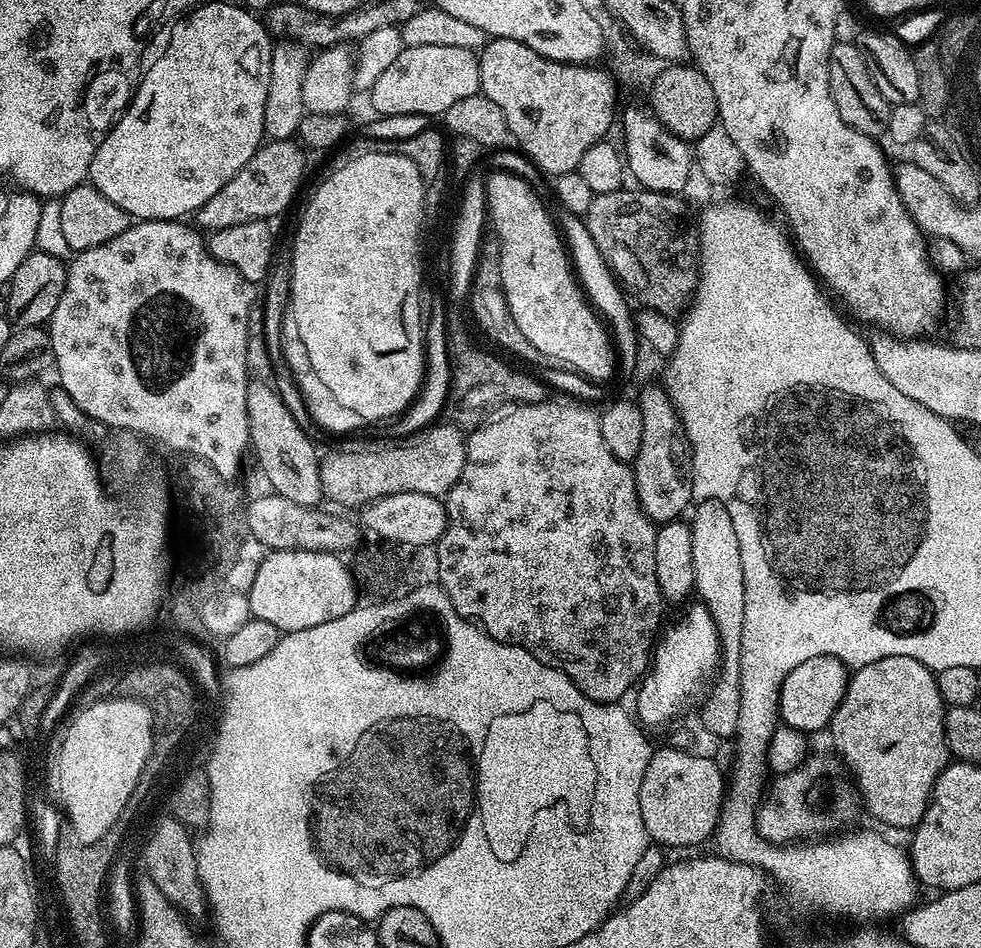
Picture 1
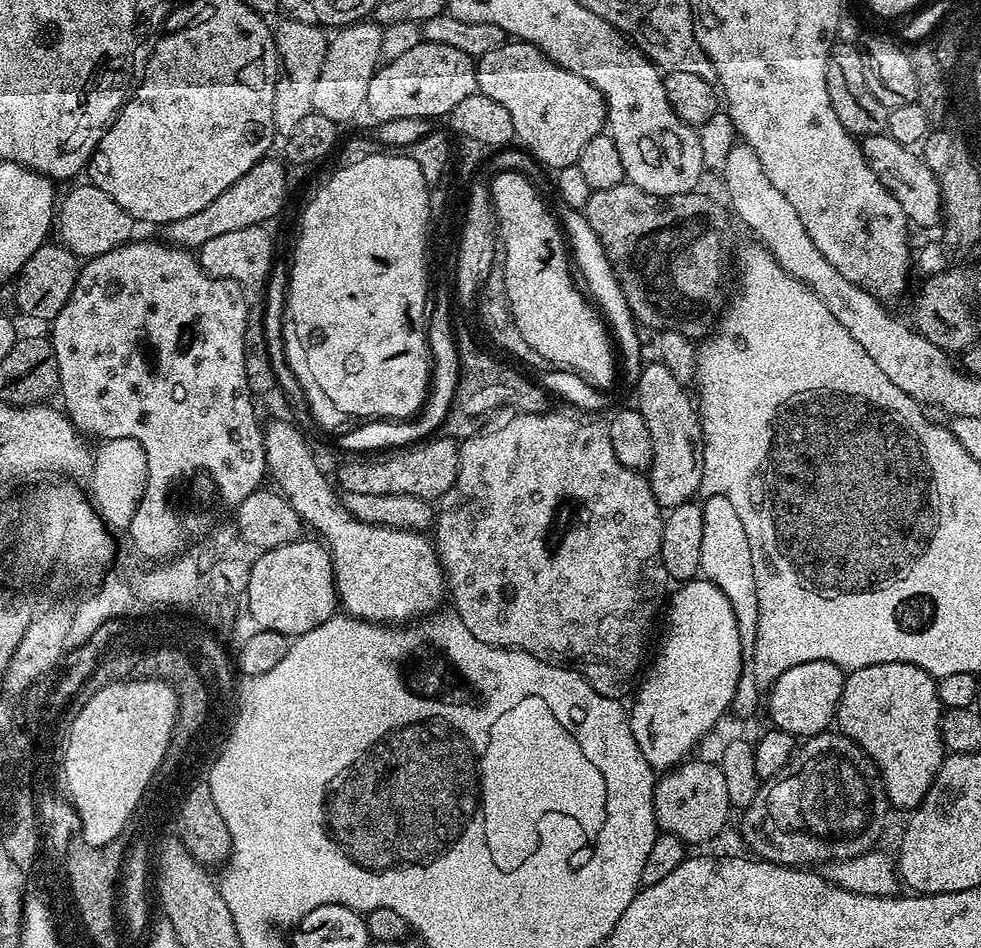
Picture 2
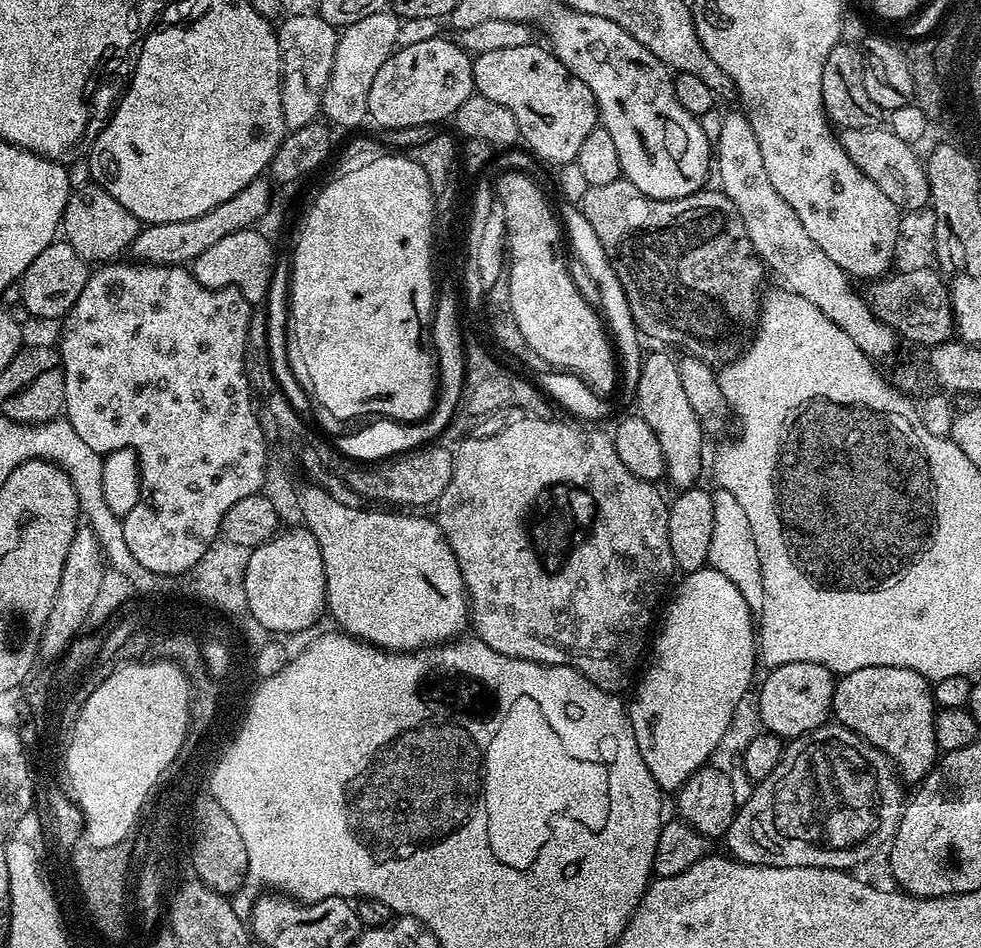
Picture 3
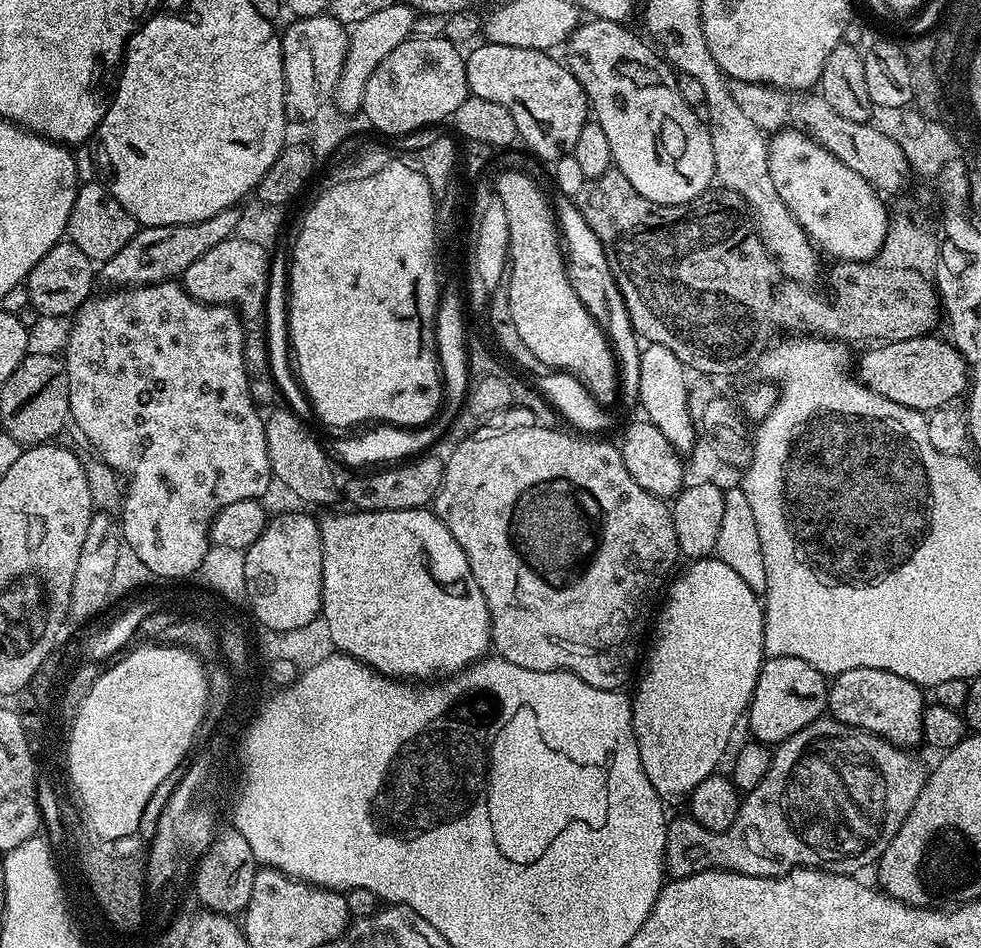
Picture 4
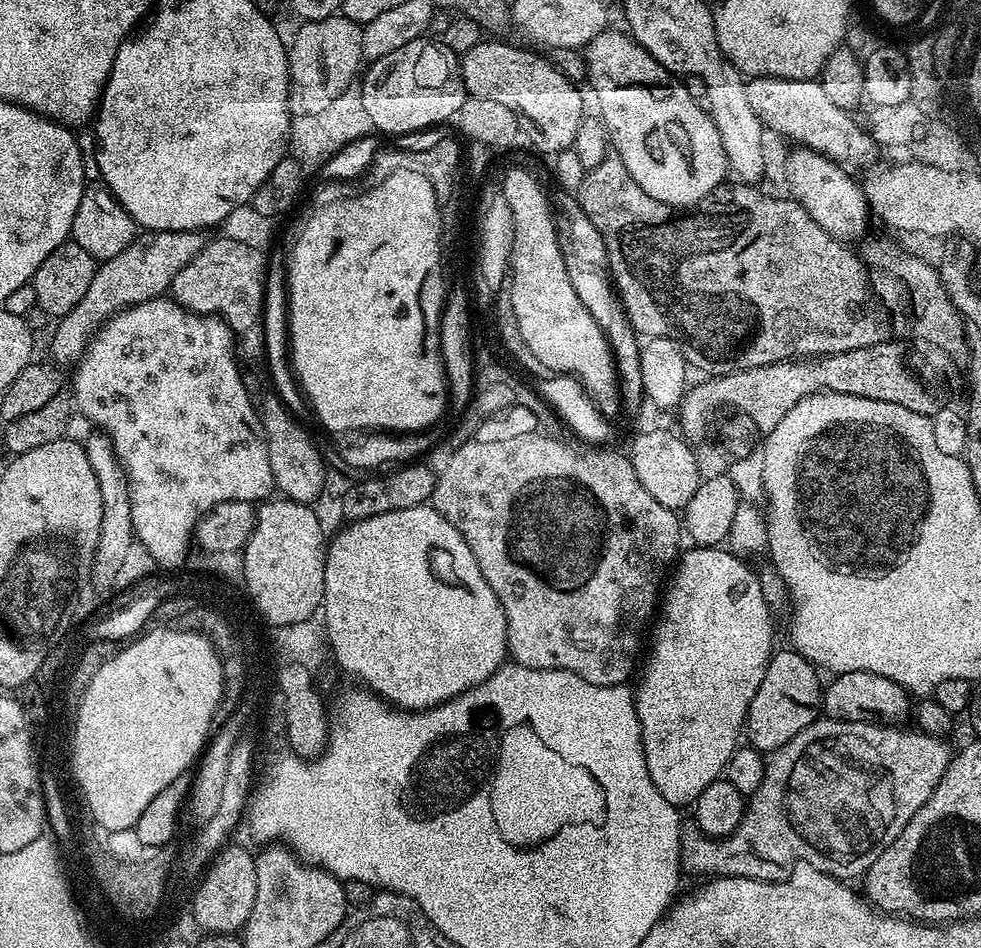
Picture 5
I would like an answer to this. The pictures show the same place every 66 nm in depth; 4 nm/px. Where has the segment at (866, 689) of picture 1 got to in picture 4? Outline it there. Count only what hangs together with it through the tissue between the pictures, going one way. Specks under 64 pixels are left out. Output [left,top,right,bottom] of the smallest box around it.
[827,668,926,750]

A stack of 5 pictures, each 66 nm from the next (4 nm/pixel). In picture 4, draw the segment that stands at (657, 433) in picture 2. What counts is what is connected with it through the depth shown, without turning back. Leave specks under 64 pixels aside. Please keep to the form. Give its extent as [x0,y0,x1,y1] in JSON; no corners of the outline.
[639,343,696,454]

